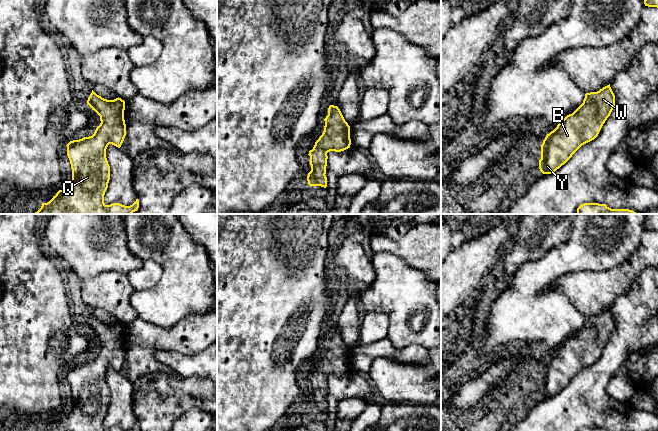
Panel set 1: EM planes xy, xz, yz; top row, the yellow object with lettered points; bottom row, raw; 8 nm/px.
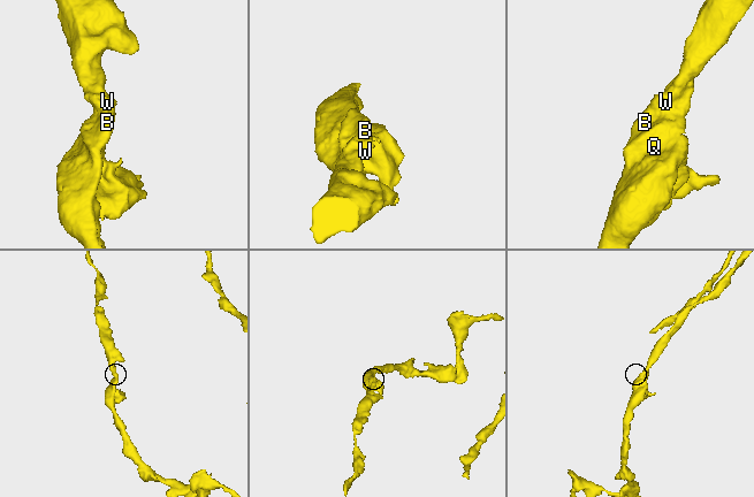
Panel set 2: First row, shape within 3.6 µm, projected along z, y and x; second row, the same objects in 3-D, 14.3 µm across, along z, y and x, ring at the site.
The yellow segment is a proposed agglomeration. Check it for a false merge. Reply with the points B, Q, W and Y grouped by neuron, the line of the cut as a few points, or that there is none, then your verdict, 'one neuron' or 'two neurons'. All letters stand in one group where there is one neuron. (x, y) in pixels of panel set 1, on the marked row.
groups B Q W Y; cut none; one neuron

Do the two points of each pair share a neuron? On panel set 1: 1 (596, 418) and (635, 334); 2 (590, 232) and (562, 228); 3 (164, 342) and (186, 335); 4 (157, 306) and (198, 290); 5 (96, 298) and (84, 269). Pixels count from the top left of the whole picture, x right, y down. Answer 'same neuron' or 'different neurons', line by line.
1: same neuron
2: different neurons
3: same neuron
4: same neuron
5: different neurons

